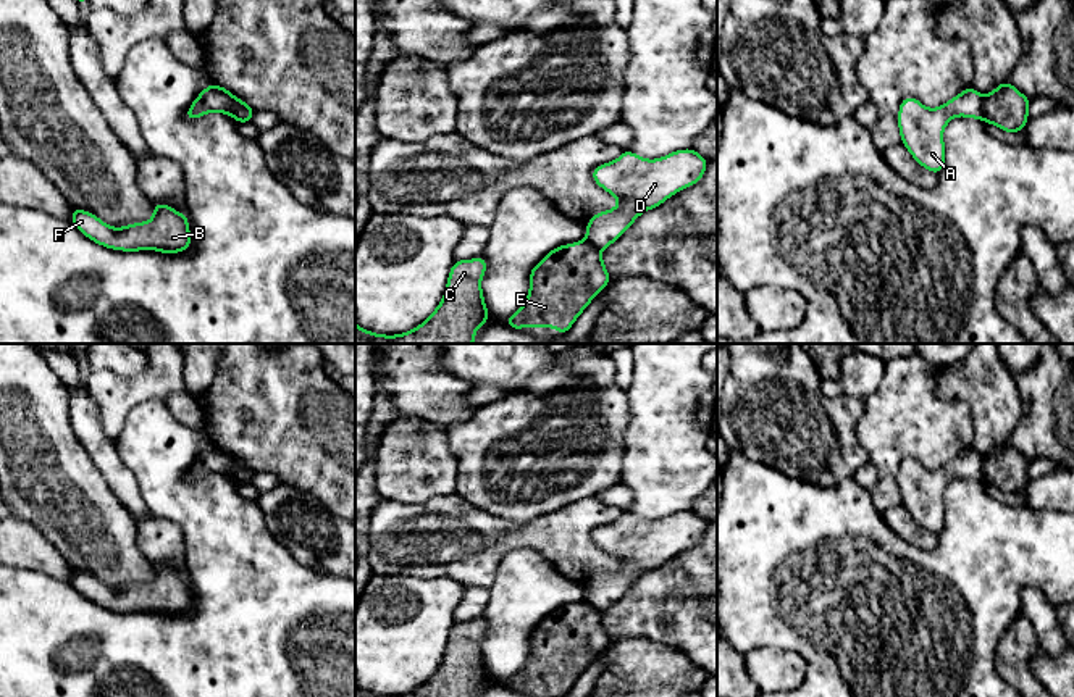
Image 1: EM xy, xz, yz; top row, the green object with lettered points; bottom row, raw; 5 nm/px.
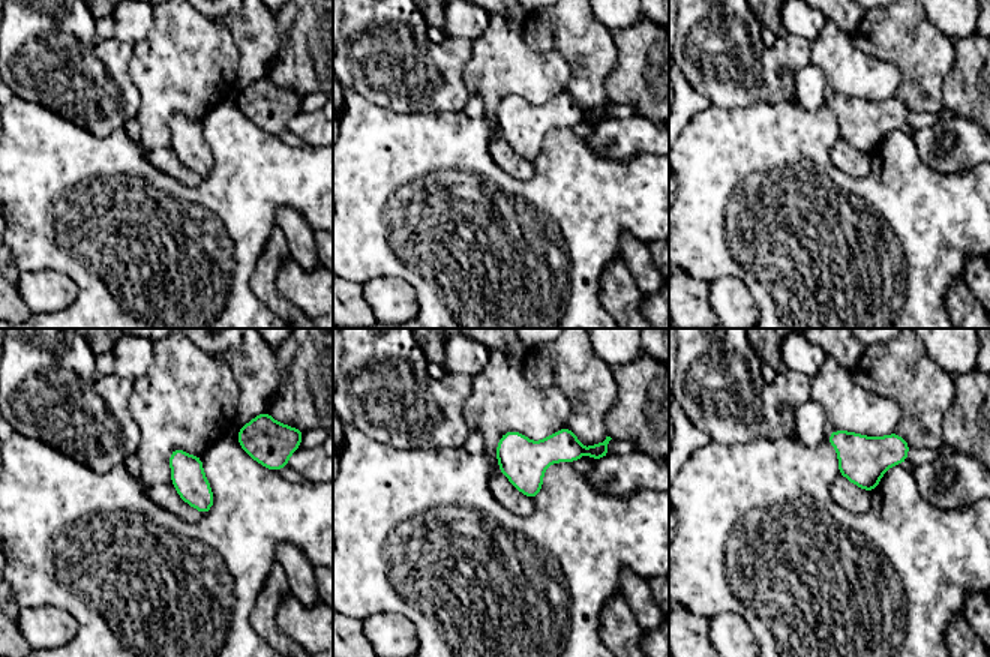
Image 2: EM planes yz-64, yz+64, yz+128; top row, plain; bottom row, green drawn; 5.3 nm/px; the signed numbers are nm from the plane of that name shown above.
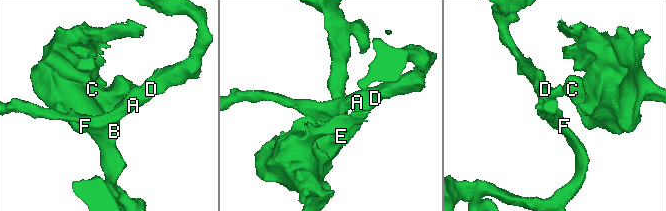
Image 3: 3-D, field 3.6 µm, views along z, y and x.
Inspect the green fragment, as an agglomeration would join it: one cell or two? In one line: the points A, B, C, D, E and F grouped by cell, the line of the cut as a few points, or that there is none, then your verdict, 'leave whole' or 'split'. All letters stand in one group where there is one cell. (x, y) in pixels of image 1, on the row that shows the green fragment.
A B D F / C E; cut in yz along (984, 97), (982, 118); split

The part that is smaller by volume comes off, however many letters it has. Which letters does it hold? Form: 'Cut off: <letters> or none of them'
Cut off: C, E

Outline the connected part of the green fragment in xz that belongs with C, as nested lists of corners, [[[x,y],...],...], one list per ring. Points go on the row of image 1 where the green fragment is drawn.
[[[481,257],[457,260],[449,271],[441,303],[420,326],[384,336],[355,323],[355,344],[473,344],[476,329],[489,319],[481,290],[486,269],[488,263]]]

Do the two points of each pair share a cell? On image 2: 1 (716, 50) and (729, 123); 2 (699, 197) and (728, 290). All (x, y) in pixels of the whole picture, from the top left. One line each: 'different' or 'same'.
1: different
2: different

